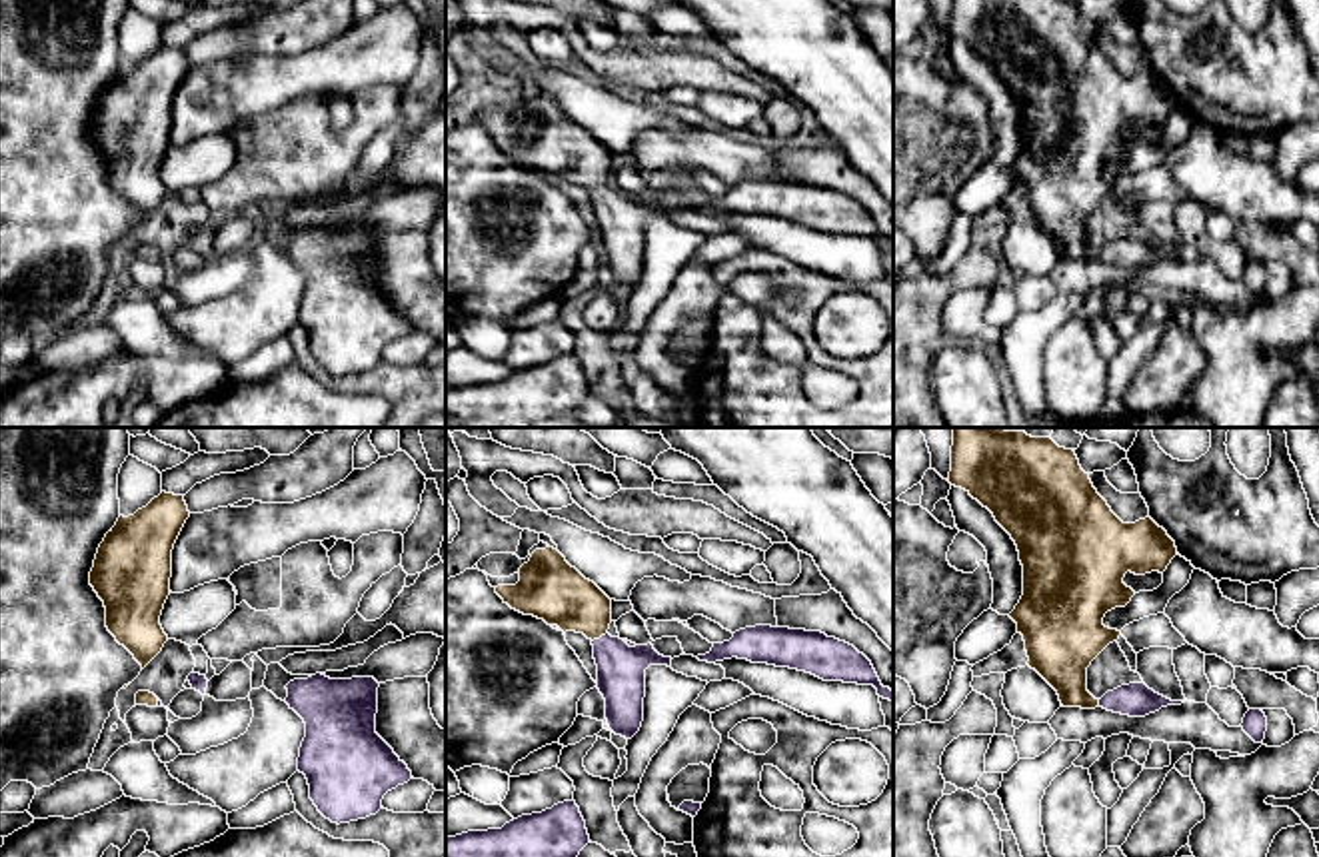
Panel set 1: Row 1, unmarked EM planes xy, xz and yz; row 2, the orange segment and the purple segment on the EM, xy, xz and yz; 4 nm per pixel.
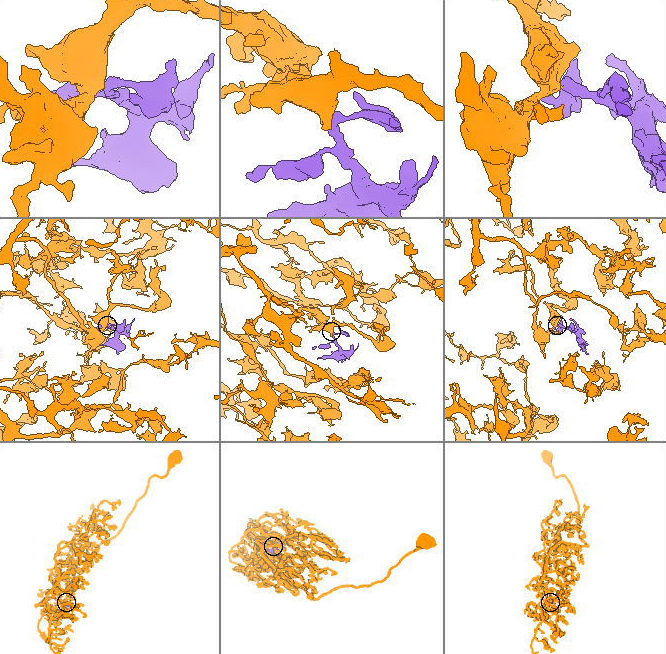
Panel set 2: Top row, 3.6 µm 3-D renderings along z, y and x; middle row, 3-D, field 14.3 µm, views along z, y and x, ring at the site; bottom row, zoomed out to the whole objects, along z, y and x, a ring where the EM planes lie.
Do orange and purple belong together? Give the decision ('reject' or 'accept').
accept

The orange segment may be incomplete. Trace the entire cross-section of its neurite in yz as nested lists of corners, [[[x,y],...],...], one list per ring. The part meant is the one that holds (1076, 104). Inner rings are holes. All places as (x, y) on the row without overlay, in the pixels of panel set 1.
[[[951,0],[951,24],[949,24],[949,36],[955,40],[965,42],[973,52],[977,52],[983,60],[987,60],[995,74],[1011,88],[1011,92],[1017,98],[1019,114],[1023,118],[1023,148],[1015,162],[1009,166],[1009,170],[1017,176],[1017,186],[1023,188],[1025,204],[1027,204],[1027,218],[1035,222],[1059,248],[1059,254],[1063,260],[1081,260],[1081,262],[1095,262],[1103,260],[1113,266],[1129,268],[1129,270],[1145,270],[1149,266],[1159,264],[1167,258],[1181,258],[1185,254],[1171,254],[1153,242],[1149,242],[1145,236],[1129,236],[1121,238],[1113,244],[1107,244],[1101,252],[1095,252],[1087,244],[1087,220],[1091,214],[1113,194],[1119,192],[1121,184],[1109,182],[1103,178],[1103,170],[1107,164],[1115,160],[1125,160],[1135,144],[1123,136],[1123,130],[1127,124],[1135,128],[1145,128],[1151,124],[1163,126],[1171,112],[1177,108],[1175,94],[1167,88],[1163,80],[1159,80],[1151,70],[1139,72],[1135,76],[1123,76],[1107,58],[1107,54],[1097,46],[1093,40],[1089,26],[1085,26],[1079,18],[1079,12],[1073,2],[1065,0]]]

